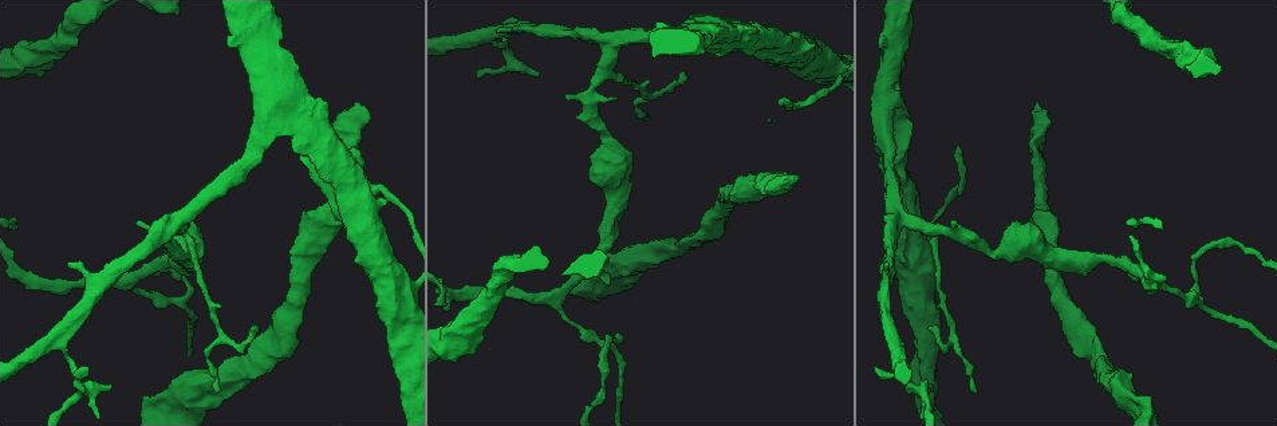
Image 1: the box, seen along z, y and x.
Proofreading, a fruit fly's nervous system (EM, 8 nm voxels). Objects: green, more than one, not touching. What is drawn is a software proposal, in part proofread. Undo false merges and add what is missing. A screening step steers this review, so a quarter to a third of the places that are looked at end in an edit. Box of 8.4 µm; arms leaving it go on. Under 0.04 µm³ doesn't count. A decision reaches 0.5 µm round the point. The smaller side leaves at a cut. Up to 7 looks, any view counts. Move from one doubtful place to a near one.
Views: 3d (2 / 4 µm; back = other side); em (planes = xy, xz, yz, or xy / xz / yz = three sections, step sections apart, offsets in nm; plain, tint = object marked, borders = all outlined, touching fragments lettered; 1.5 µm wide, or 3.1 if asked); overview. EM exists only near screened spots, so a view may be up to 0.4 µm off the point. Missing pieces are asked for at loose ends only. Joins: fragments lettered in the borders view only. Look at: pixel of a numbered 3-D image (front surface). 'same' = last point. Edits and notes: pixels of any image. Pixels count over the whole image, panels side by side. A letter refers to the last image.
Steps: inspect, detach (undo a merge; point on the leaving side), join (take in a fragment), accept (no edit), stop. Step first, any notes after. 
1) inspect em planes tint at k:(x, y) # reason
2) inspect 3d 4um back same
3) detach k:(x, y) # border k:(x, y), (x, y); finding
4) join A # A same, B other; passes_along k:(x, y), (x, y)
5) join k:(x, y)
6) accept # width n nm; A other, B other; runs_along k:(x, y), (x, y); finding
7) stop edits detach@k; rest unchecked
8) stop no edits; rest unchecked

inspect 3d 2um back at 1:(354, 153) # free end

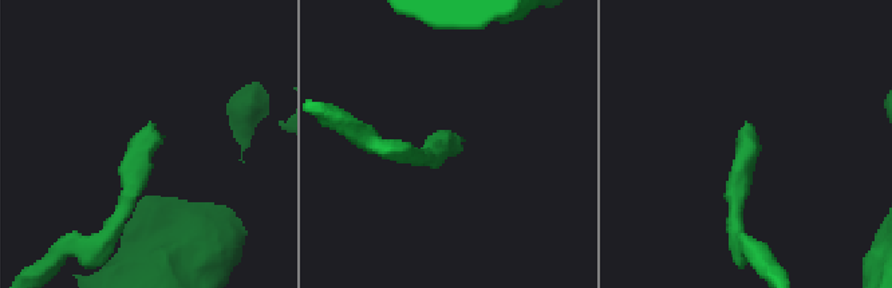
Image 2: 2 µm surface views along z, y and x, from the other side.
inspect em planes borders at 2:(754, 136)

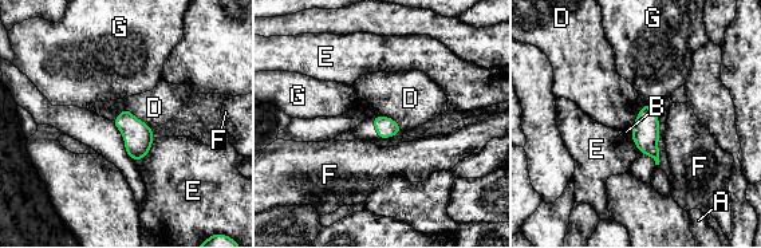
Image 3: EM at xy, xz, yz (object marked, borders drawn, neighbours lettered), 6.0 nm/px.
accept # A other, B other, D other, E other, F other, G other; none of them fits

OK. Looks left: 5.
inspect 3d 4um at 1:(787, 181) # free end

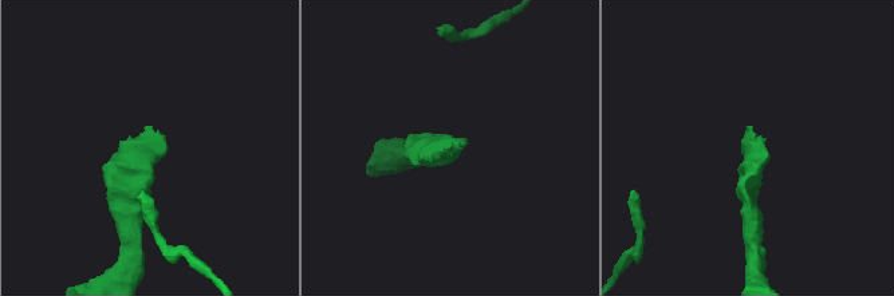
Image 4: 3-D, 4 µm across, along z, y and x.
inspect em yz step 8 borders at 4:(448, 149) # need the tissue

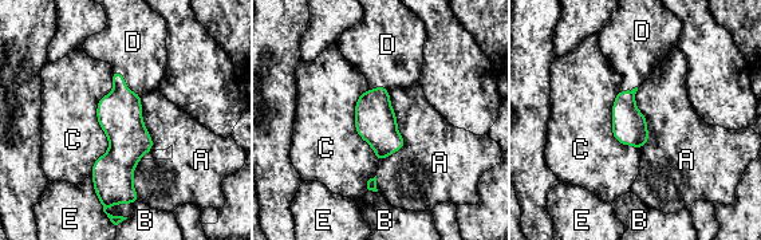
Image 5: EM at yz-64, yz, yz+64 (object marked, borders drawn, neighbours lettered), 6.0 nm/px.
inspect em planes borders same # cut it another way

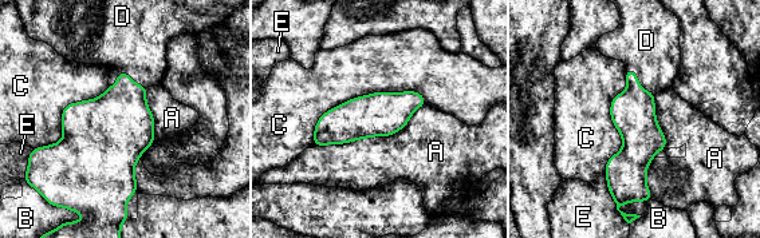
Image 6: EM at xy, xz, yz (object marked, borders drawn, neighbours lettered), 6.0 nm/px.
join D # longest_contact C 750 nm; A other, B other, C other, D same, E other; the neuron continues

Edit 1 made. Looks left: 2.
stop edits join@6; rest unchecked

